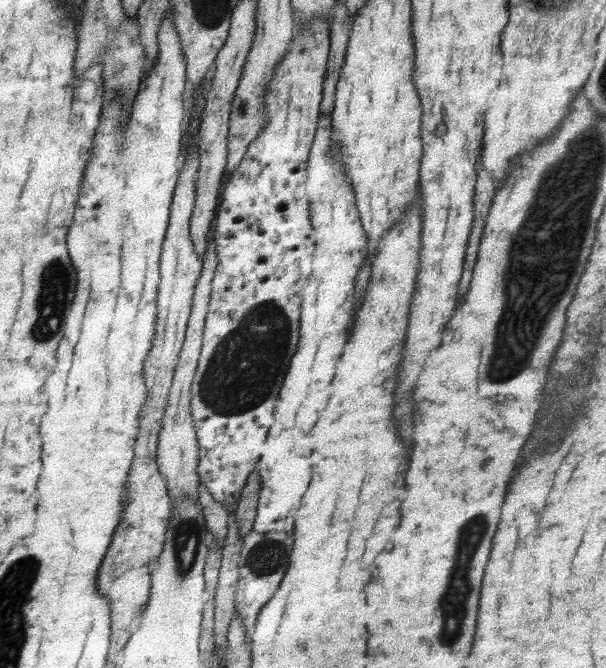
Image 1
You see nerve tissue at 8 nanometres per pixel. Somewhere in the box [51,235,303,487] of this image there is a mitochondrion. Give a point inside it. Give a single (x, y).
(247, 363)

